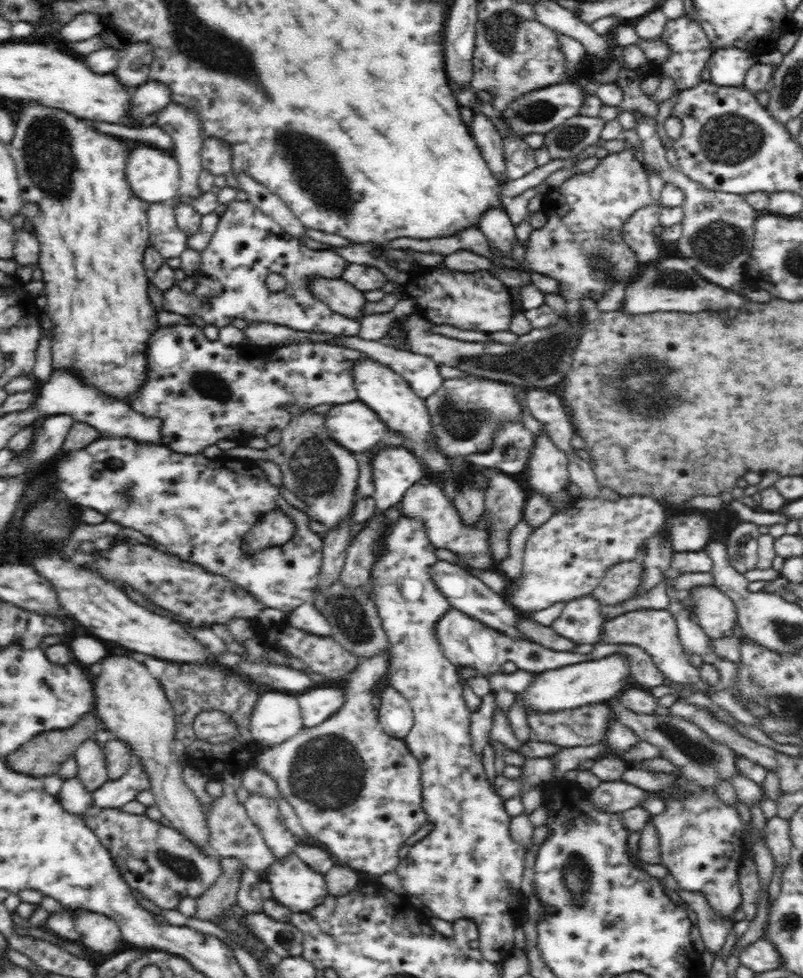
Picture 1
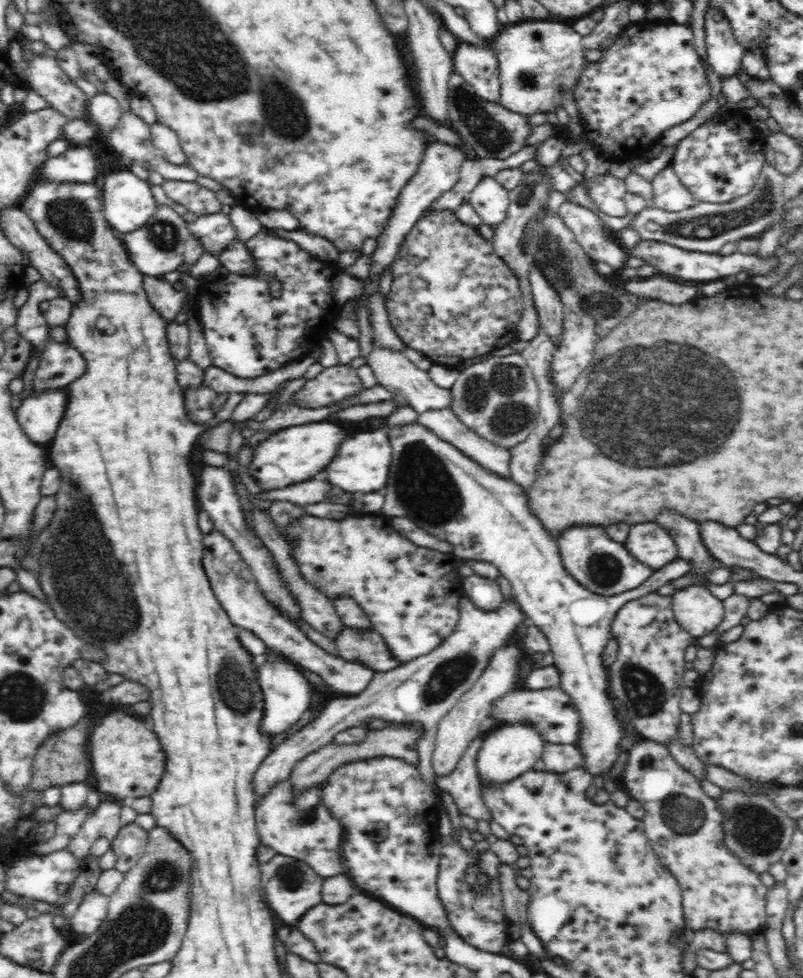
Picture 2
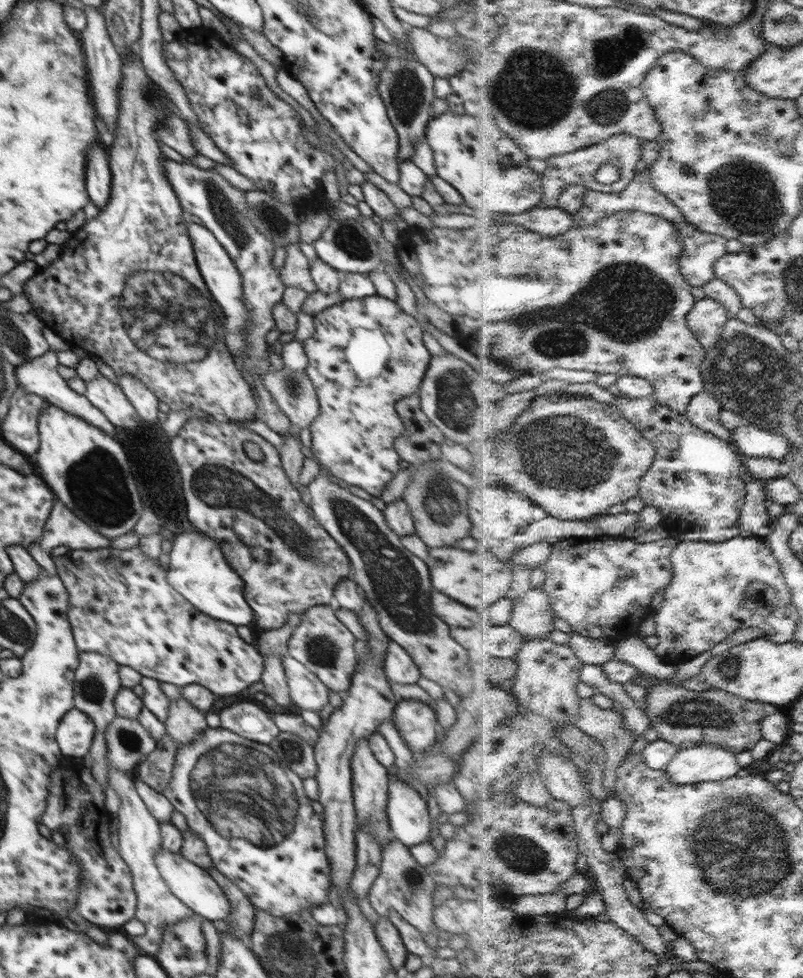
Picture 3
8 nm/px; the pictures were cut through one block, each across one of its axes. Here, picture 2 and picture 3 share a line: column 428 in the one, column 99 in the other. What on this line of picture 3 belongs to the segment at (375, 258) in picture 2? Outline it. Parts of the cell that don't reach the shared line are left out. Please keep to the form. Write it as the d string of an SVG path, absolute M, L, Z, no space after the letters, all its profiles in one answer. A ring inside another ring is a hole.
M100 143L86 150L85 185L89 194L89 201L102 209L111 193L111 168L106 160L107 149Z

